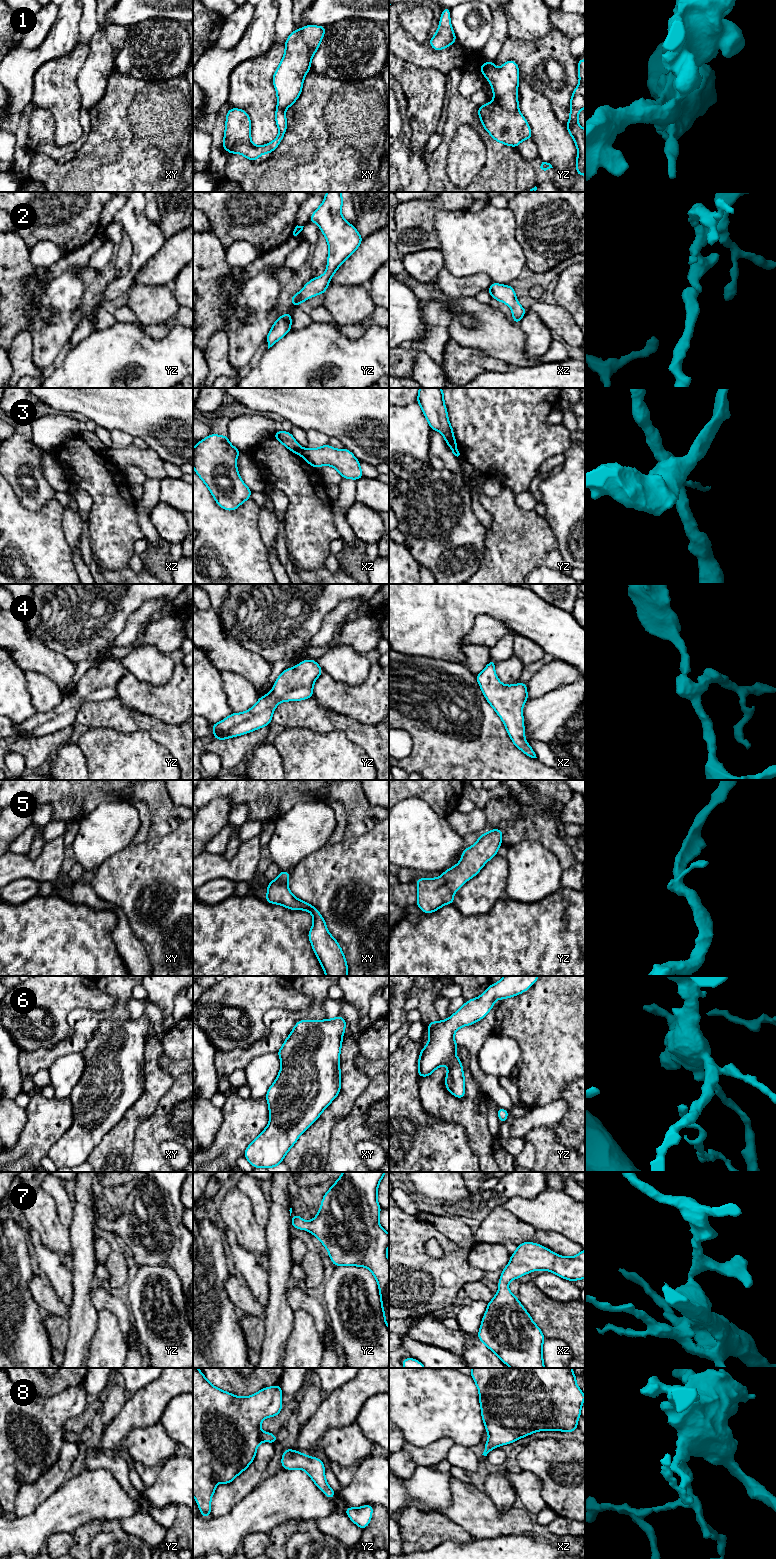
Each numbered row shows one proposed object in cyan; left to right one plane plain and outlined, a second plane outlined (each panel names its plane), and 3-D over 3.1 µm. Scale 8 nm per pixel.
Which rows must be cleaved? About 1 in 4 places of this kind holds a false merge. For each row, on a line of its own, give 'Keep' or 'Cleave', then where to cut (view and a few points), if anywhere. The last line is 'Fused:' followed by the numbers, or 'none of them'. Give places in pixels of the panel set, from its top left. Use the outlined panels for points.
1: Cleave. Split along yz (493, 100), (508, 111), (518, 110)
2: Keep. No split
3: Cleave. Split along xz (300, 449), (301, 454)
4: Keep. No split
5: Keep. No split
6: Keep. No split
7: Keep. No split
8: Keep. No split
Fused: 1, 3

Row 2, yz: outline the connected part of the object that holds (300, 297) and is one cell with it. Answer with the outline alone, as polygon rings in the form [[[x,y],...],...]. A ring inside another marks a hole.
[[[327,192],[322,204],[313,212],[309,222],[317,223],[329,247],[327,268],[320,277],[312,278],[301,291],[291,297],[291,305],[298,306],[307,299],[324,294],[334,273],[359,247],[363,237],[342,216],[341,192]]]

